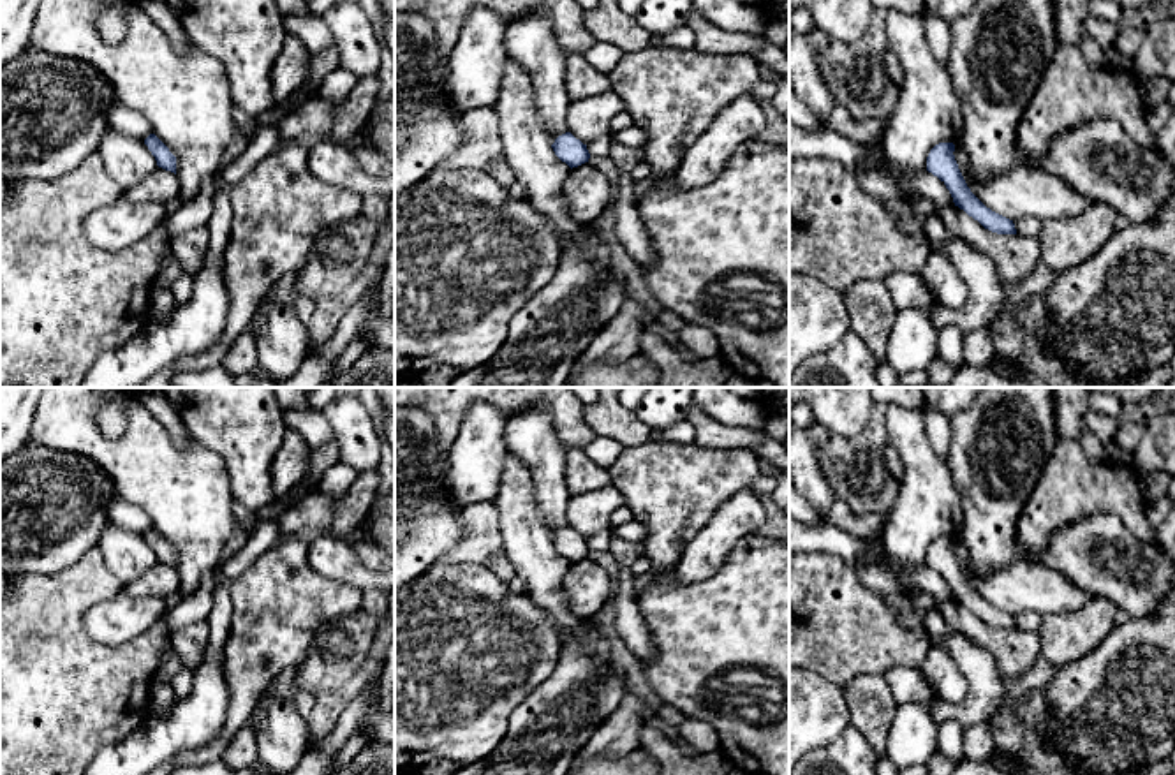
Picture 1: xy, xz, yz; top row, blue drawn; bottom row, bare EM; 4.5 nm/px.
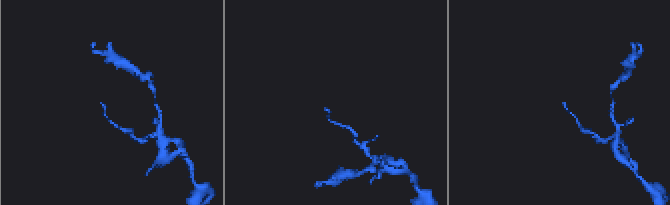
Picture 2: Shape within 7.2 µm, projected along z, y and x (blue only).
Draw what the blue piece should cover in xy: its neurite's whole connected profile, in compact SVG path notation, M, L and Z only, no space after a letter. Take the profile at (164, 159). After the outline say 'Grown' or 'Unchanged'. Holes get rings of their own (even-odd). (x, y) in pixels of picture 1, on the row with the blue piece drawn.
M150 134L144 139L144 144L155 157L159 167L176 174L176 157L169 151L169 148L155 134Z. Unchanged

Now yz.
M939 143L927 157L927 171L937 176L950 190L955 206L997 234L1016 234L1013 220L987 208L967 187L955 160L955 144Z. Unchanged

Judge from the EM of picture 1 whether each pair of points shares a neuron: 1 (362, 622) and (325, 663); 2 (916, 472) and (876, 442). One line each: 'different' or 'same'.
1: same
2: different

